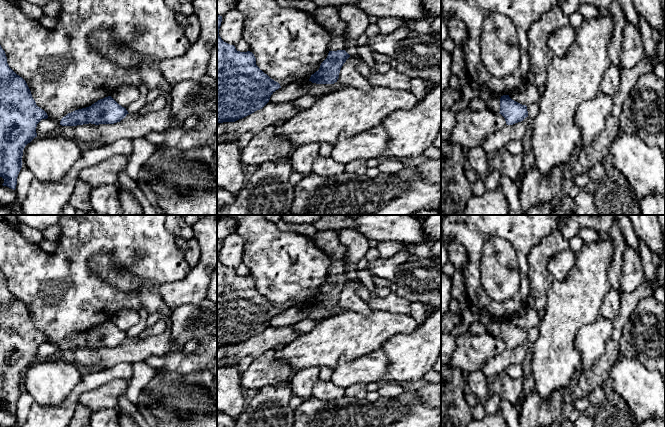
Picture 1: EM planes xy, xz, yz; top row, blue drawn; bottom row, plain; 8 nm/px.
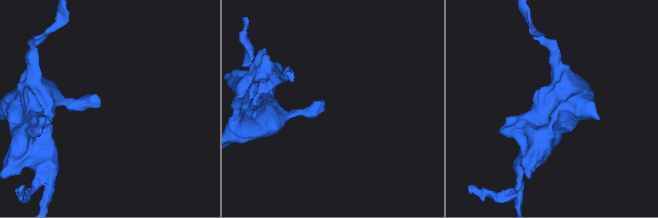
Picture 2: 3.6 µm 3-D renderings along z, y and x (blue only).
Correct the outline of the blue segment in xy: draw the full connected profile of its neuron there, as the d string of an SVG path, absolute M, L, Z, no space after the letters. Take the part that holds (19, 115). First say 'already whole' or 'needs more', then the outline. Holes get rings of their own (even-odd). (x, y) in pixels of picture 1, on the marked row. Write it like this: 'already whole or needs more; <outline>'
already whole; M0 45L0 177L4 179L3 186L16 189L23 150L37 137L37 124L47 118L47 113L36 105L26 81L9 67Z

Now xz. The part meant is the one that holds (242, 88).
already whole; M217 15L217 123L235 122L262 109L271 95L281 88L257 65L250 51L237 51L234 45L224 42L219 36L222 16Z

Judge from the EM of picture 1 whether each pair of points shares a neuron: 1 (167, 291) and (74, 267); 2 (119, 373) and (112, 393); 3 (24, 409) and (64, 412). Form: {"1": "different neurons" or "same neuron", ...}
{"1": "different neurons", "2": "different neurons", "3": "different neurons"}

